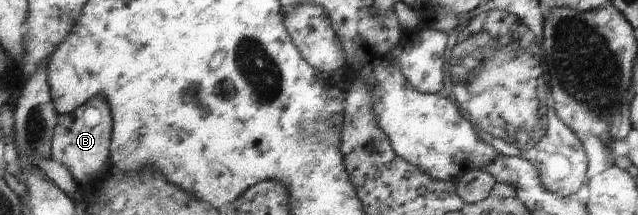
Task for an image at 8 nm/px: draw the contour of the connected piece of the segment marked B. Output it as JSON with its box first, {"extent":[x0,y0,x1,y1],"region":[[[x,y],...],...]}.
{"extent":[50,96,111,182],"region":[[[99,96],[86,99],[66,114],[58,114],[50,139],[50,158],[61,163],[75,182],[97,181],[110,167],[107,145],[111,133],[111,116],[106,101]]]}

